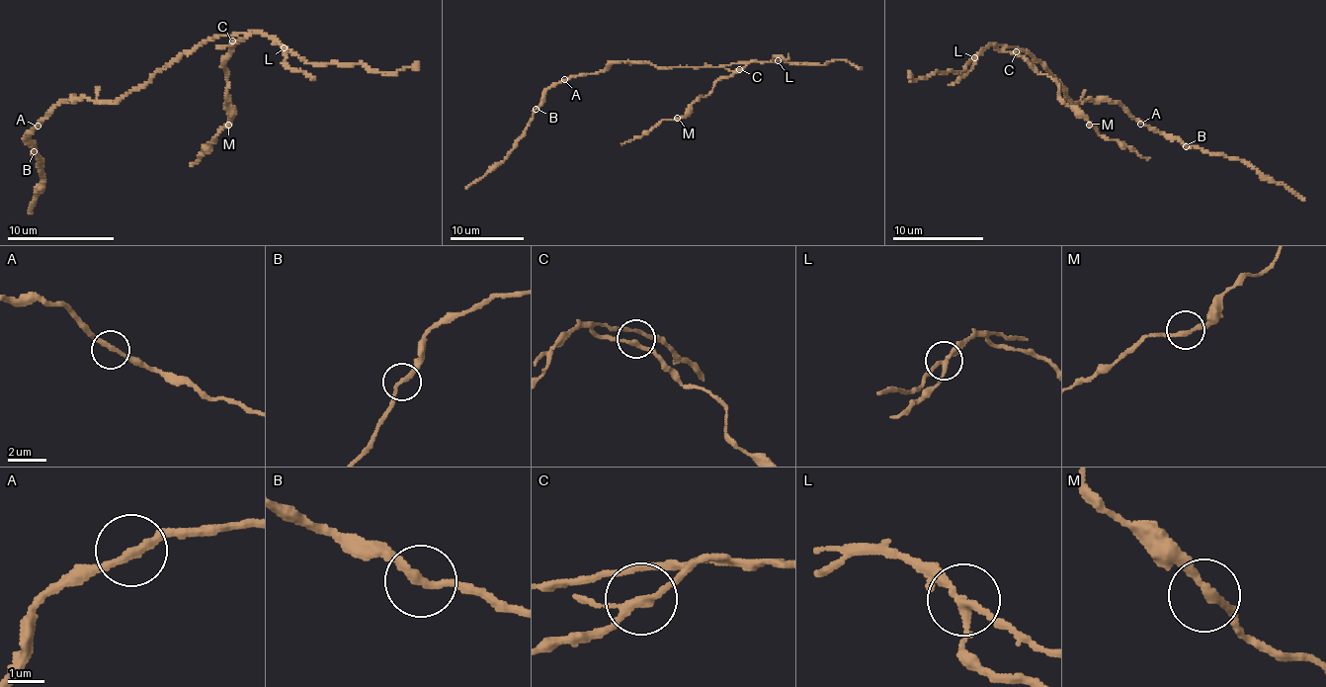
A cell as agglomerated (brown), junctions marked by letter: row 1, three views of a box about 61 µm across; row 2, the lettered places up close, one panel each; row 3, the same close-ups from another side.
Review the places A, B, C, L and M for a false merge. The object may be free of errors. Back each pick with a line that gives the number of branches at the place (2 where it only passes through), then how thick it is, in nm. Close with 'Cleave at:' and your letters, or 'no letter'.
L: 3 | 180 nm
Cleave at: L

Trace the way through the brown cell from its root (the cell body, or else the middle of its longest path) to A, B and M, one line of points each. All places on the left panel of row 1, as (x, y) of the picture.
A: (135, 90), (113, 104), (94, 103), (87, 98), (63, 100), (53, 105), (38, 126)
B: (135, 90), (113, 104), (71, 97), (53, 105), (29, 130), (26, 138), (35, 141), (34, 151)
M: (135, 90), (207, 41), (237, 36), (221, 66), (227, 72), (226, 104), (232, 114), (228, 125)

